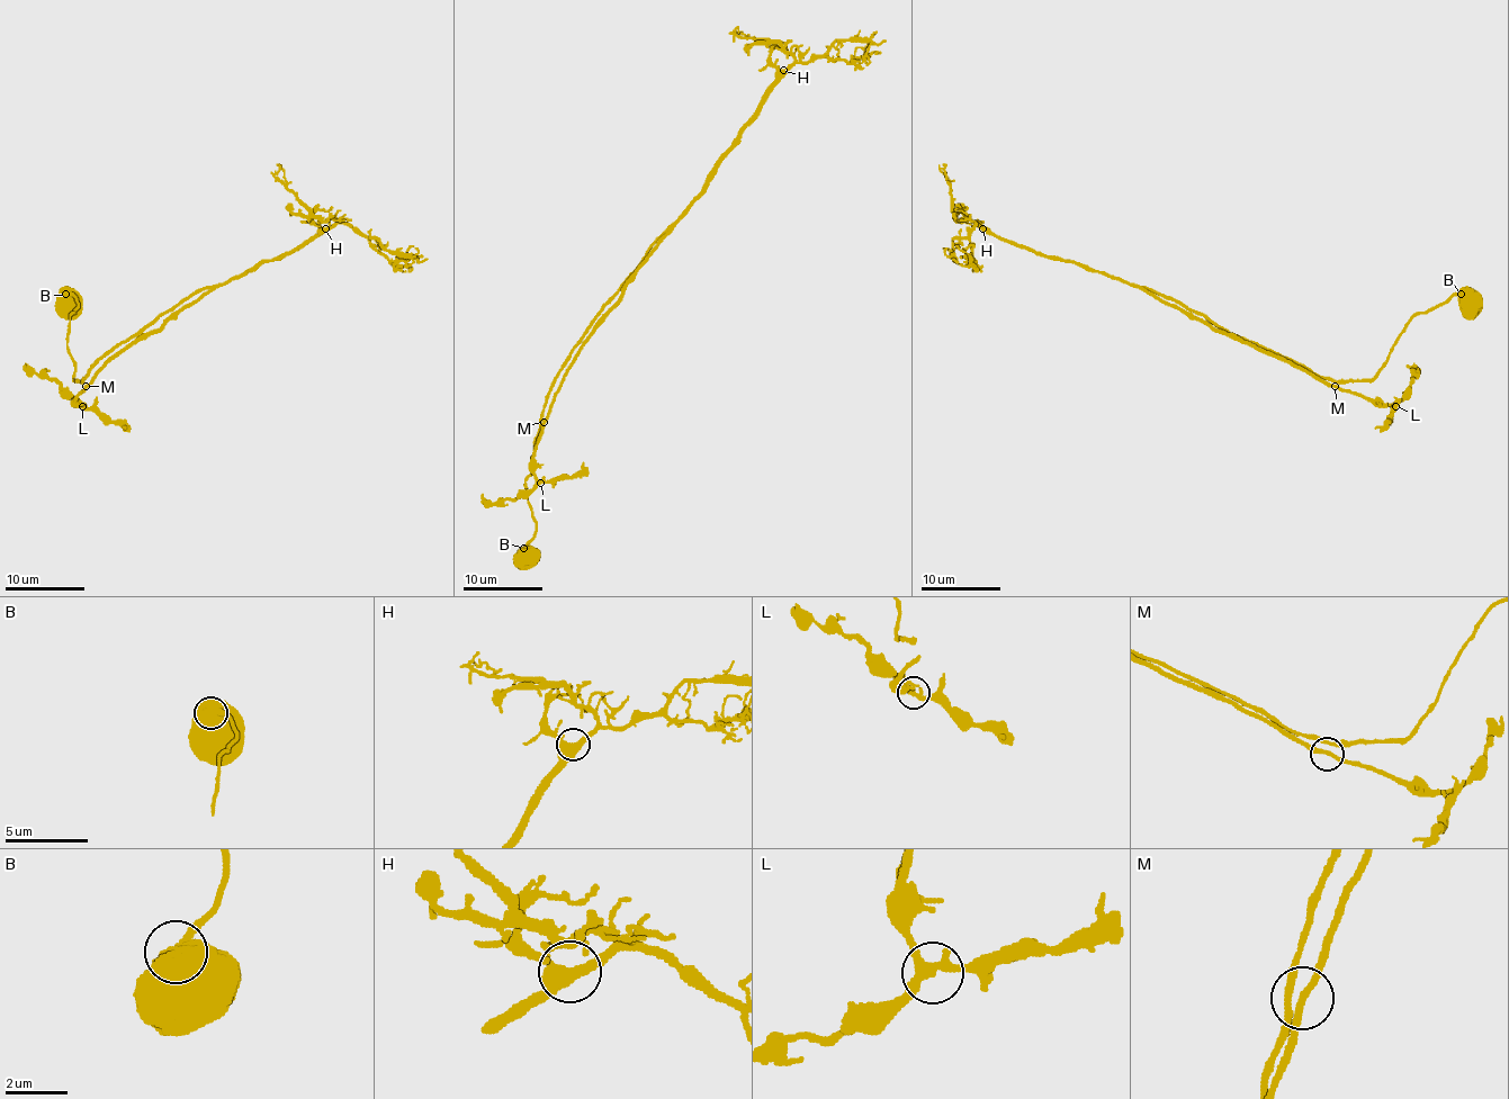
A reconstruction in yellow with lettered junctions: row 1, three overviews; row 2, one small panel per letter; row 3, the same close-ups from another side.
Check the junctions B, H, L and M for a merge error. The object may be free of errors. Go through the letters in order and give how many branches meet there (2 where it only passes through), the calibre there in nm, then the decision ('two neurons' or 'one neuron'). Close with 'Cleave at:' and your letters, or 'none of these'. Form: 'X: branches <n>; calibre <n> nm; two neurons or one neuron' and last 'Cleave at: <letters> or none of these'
B: branches 2; calibre 800 nm; one neuron
H: branches 4; calibre 400 nm; one neuron
L: branches 3; calibre 300 nm; one neuron
M: branches 4; calibre 180 nm; one neuron
Cleave at: none of these

